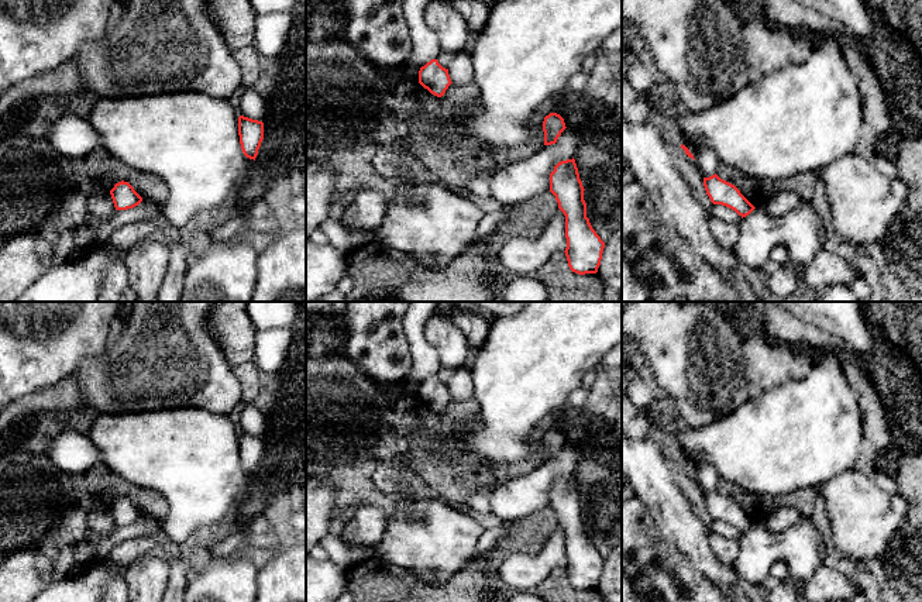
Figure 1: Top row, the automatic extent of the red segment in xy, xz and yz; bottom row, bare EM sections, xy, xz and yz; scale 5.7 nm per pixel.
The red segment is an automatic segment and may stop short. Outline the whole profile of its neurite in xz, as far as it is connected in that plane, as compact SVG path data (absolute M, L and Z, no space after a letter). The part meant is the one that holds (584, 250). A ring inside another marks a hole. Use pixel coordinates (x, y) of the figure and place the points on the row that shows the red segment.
M574 158L554 166L550 173L550 192L565 216L567 248L564 252L570 269L579 275L598 272L605 248L605 242L586 217L584 190Z

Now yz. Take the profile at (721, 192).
M716 173L703 178L703 186L713 204L726 206L734 210L742 219L756 209L734 185L720 179Z

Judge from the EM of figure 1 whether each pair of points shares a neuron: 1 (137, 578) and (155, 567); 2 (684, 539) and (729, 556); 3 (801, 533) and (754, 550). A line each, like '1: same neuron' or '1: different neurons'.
1: same neuron
2: different neurons
3: same neuron

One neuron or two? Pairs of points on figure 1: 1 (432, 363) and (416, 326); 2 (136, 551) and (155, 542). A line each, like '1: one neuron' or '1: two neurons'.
1: one neuron
2: one neuron

